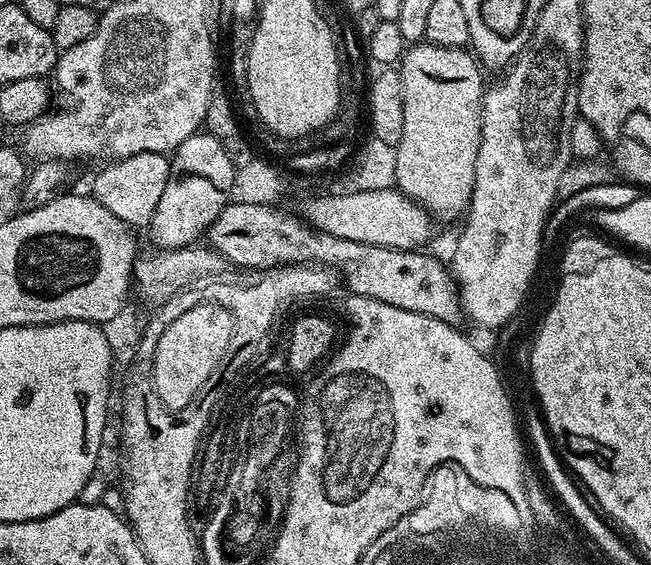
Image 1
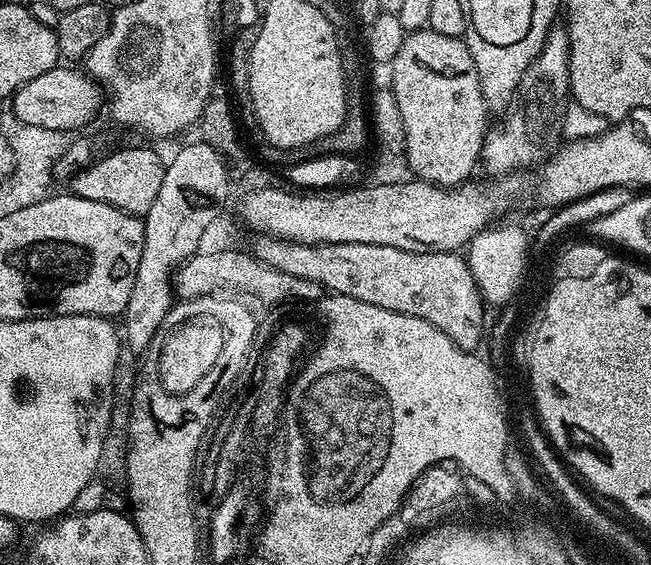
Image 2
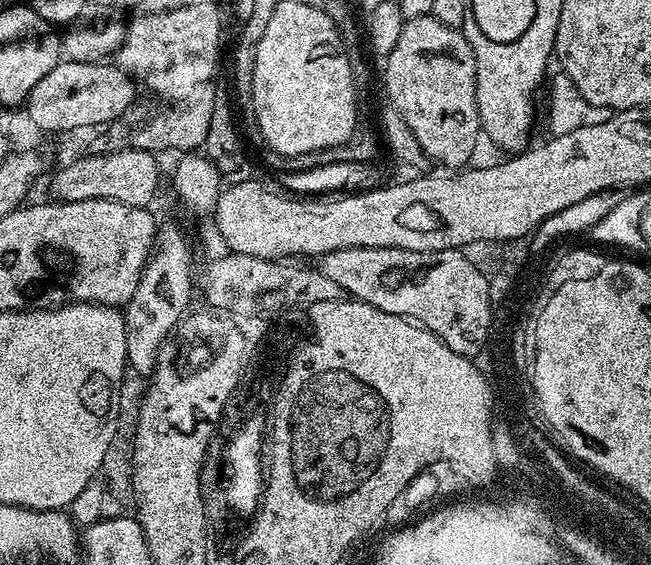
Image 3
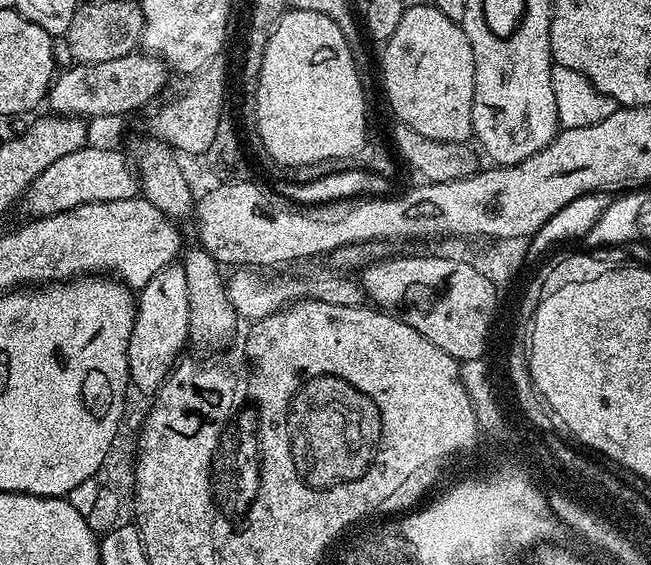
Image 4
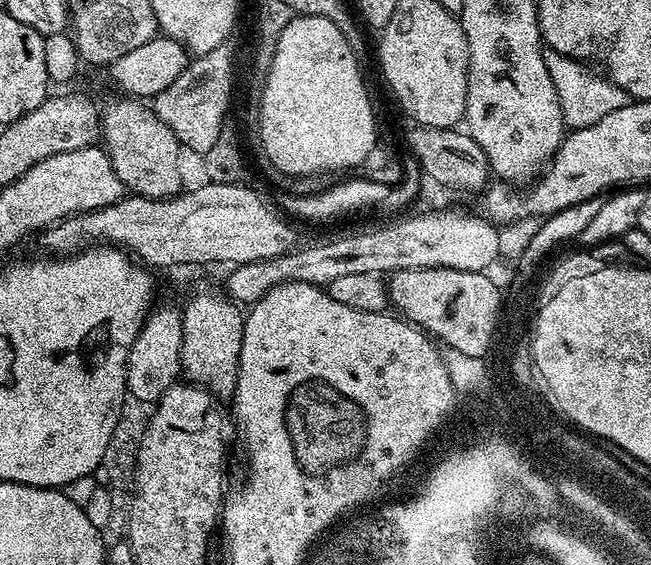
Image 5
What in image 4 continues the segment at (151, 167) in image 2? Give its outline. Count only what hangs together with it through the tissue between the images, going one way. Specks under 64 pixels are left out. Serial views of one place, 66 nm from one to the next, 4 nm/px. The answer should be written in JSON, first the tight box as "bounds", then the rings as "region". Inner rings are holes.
{"bounds":[22,146,140,217],"region":[[[87,146],[58,158],[51,166],[46,166],[38,178],[26,191],[22,208],[28,211],[29,217],[53,216],[66,210],[74,210],[83,204],[114,202],[115,200],[135,200],[140,192],[140,181],[136,169],[123,156],[123,151],[96,150]]]}

